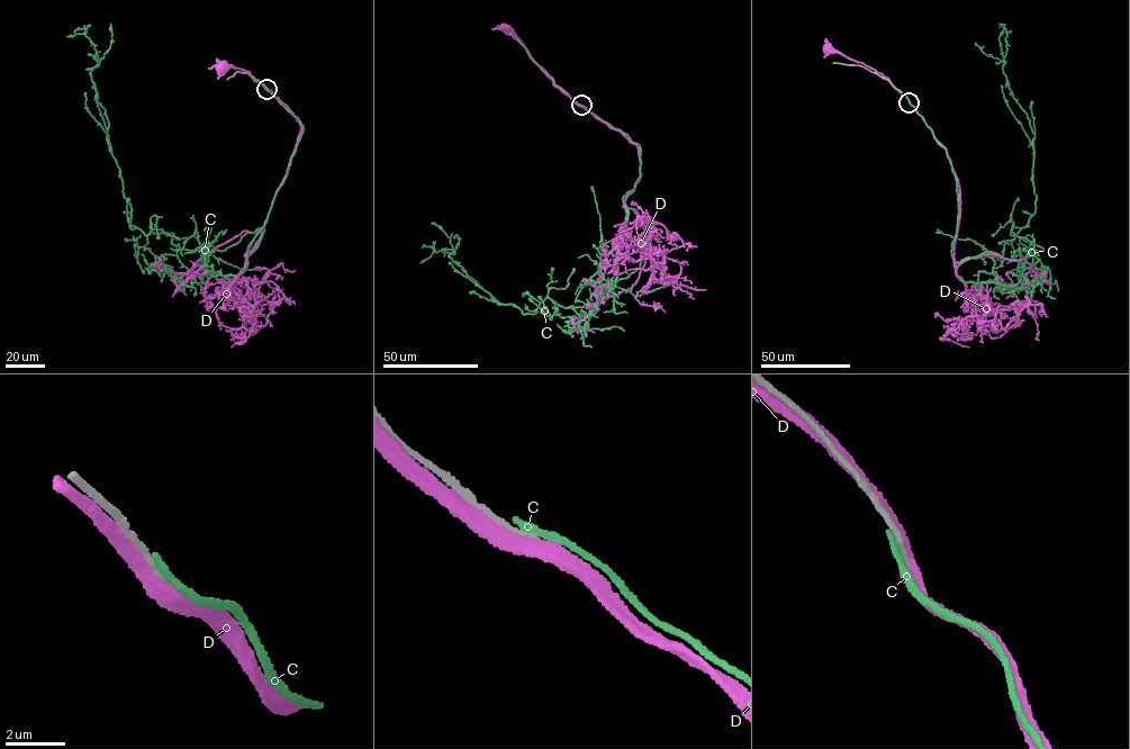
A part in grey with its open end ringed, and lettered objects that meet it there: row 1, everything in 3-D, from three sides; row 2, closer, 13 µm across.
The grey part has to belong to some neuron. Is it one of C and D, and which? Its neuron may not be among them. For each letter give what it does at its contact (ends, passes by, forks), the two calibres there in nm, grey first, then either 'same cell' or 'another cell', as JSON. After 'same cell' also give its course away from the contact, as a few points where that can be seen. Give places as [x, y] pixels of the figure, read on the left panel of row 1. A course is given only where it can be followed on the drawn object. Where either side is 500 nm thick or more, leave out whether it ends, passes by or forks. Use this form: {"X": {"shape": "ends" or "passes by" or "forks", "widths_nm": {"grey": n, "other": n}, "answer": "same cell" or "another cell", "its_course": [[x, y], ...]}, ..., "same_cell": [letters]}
{"C": {"shape": "ends", "widths_nm": {"grey": 260, "other": 280}, "answer": "another cell"}, "D": {"shape": "passes by", "widths_nm": {"grey": 200, "other": 360}, "answer": "another cell"}, "same_cell": []}

